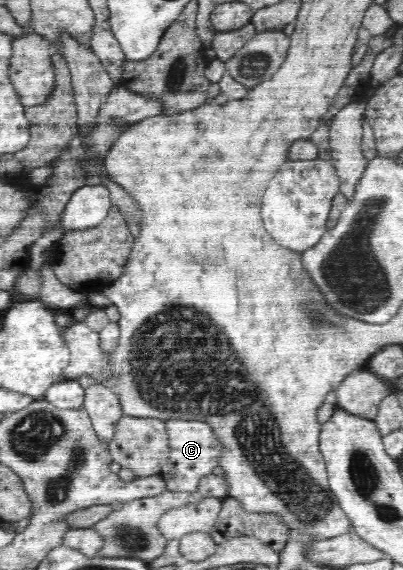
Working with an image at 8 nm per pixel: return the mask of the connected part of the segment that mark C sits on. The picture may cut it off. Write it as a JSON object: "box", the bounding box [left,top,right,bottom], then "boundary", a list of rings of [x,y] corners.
{"box":[160,417,224,493],"boundary":[[[179,417],[167,420],[165,428],[167,429],[170,452],[168,463],[162,466],[160,475],[164,478],[167,489],[173,492],[192,493],[198,491],[199,481],[205,475],[212,474],[212,469],[219,465],[219,457],[224,451],[222,444],[214,435],[208,421]]]}

